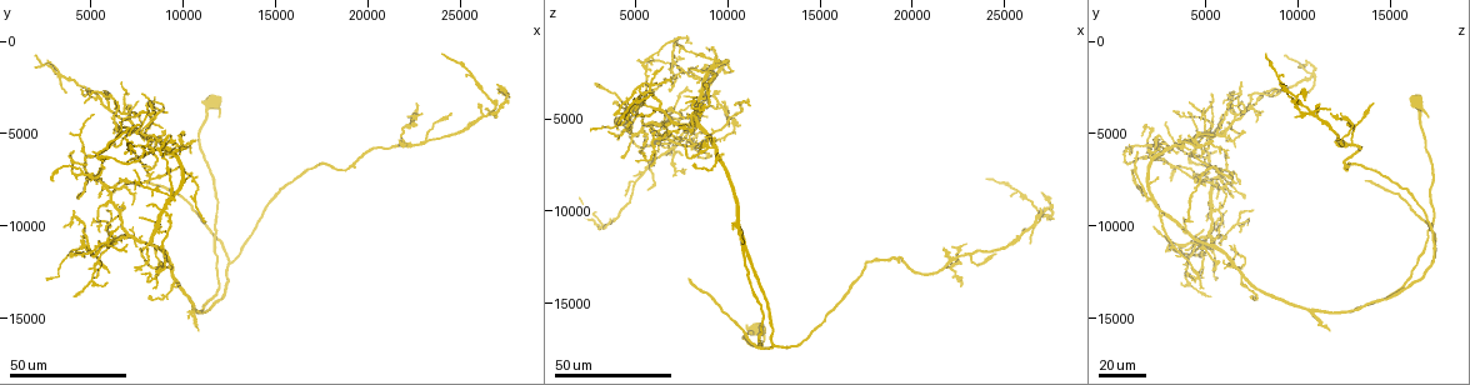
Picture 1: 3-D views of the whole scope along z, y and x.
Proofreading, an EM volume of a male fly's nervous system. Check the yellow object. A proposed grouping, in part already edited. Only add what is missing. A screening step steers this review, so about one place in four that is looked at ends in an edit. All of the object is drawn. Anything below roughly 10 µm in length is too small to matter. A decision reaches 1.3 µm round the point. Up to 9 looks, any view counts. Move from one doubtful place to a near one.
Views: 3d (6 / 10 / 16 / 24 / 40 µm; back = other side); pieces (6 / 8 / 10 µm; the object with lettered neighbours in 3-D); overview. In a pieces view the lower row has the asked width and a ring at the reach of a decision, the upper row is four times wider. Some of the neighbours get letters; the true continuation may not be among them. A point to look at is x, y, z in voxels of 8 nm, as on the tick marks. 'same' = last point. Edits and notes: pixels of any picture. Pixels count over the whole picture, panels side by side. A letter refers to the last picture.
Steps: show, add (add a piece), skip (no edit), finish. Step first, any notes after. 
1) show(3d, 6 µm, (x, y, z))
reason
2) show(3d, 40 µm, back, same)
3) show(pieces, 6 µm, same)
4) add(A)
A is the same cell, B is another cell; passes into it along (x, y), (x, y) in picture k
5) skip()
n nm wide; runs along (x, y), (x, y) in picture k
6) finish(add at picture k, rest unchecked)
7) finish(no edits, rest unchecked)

show(3d, 24 µm, (8000, 3800, 3400))
long arm stops here

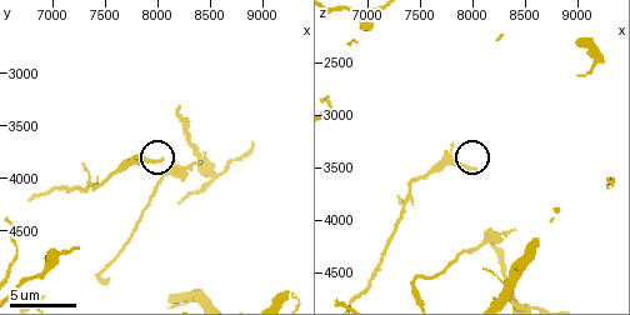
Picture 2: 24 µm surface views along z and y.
show(pieces, 6 µm, (8020, 3840, 3540))

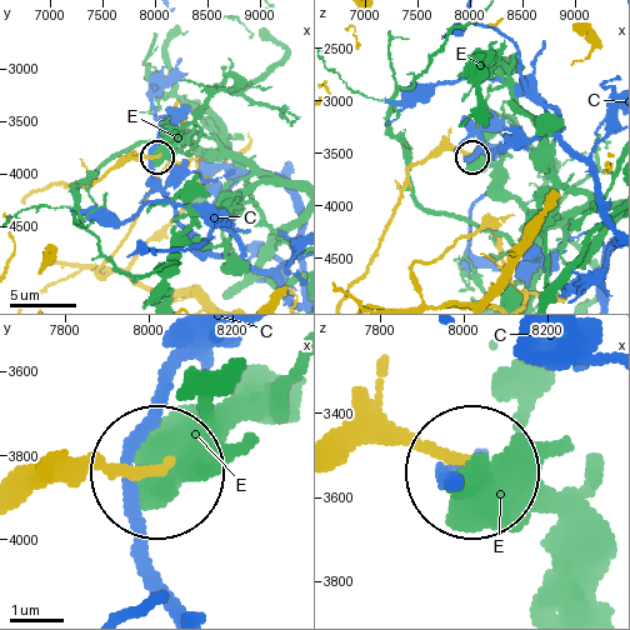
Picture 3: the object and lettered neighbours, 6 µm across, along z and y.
skip()
C and E are other cells; runs along (20, 501), (150, 469) in picture 3; no lettered piece goes on from it

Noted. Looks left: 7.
show(3d, 24 µm, (11200, 9800, 4200))
an open end

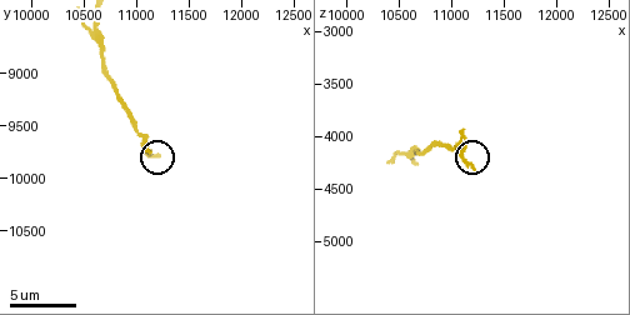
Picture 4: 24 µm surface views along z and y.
show(pieces, 8 µm, (11200, 9800, 4280))
see the neighbours

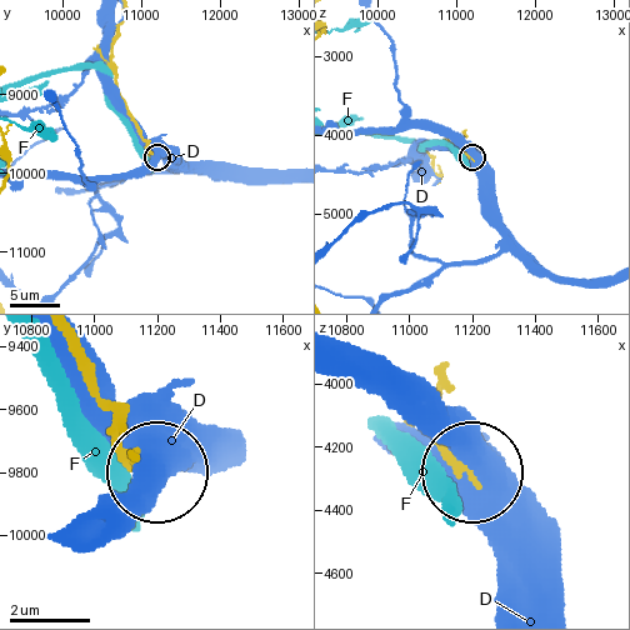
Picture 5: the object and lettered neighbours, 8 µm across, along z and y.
skip()
D and F are other cells; no lettered piece goes on from it

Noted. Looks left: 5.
show(3d, 40 µm, (7600, 9600, 3800))
free end

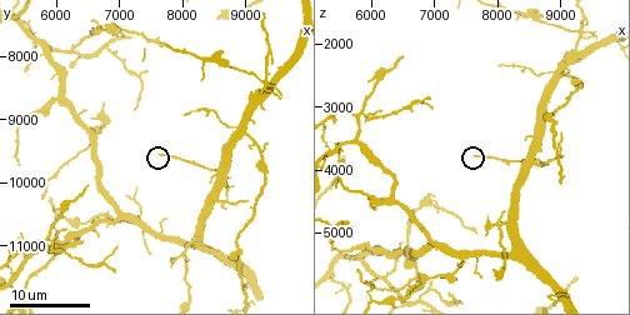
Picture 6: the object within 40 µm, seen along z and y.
show(pieces, 8 µm, (7650, 9550, 3800))
see the neighbours

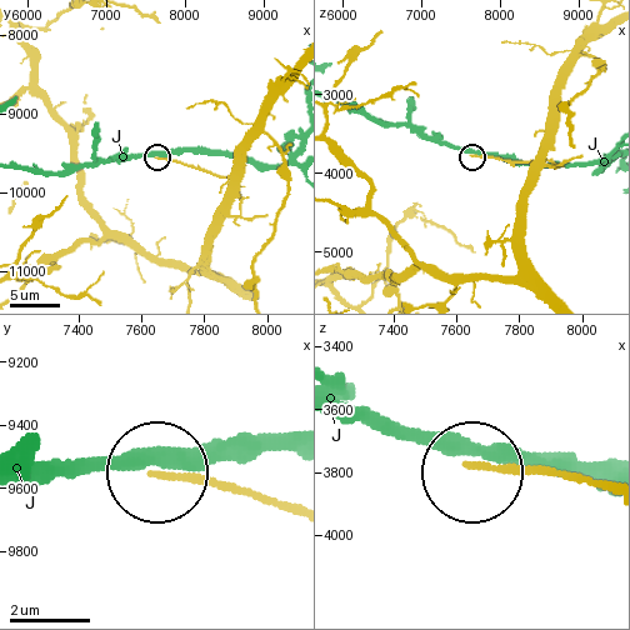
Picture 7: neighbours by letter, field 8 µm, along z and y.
skip()
J is another cell; runs along (606, 486), (479, 465) in picture 7; no lettered piece goes on from it

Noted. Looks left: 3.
show(3d, 16 µm, (6450, 10100, 2250))

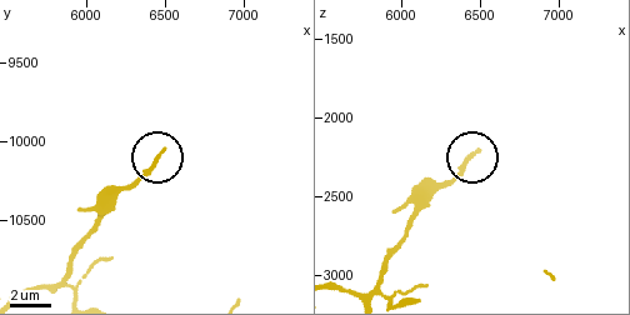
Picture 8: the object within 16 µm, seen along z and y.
show(pieces, 6 µm, (6480, 10060, 2200))
see the neighbours

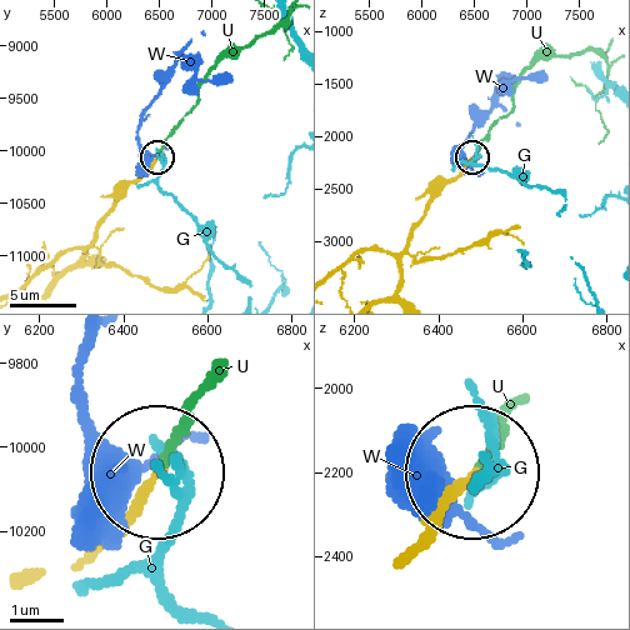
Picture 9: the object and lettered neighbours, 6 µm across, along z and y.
add(U)
160 nm wide; U is the same cell, G and W are other cells; passes into it along (124, 191), (196, 103), (208, 74), (281, 20) in picture 9; it goes on there

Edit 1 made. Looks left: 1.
finish(add at picture 9, rest unchecked)

